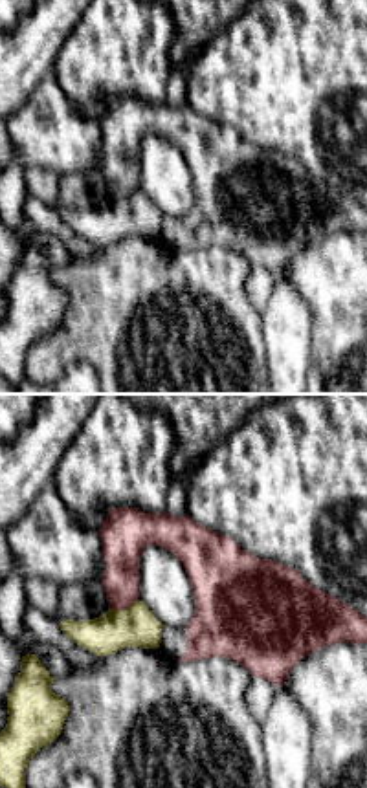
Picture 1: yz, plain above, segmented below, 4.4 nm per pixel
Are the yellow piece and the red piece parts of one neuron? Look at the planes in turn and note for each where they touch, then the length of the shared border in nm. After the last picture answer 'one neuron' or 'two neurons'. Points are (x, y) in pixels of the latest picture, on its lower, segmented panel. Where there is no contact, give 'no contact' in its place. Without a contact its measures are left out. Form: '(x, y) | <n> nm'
(122, 611) | 140 nm

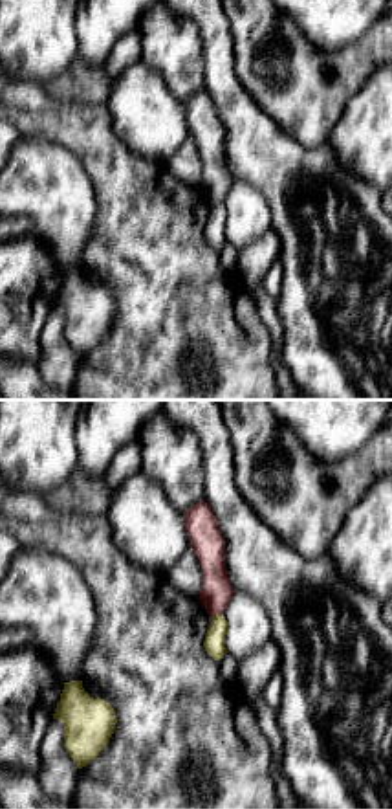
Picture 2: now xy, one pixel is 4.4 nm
(217, 615) | 70 nm

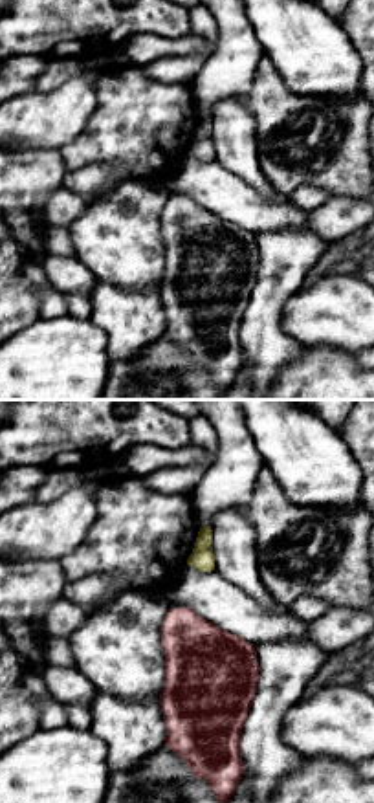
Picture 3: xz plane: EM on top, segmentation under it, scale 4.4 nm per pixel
no contact

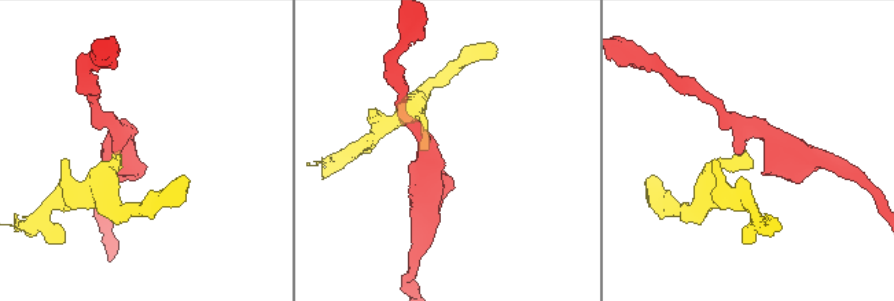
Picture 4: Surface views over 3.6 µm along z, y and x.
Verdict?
two neurons

